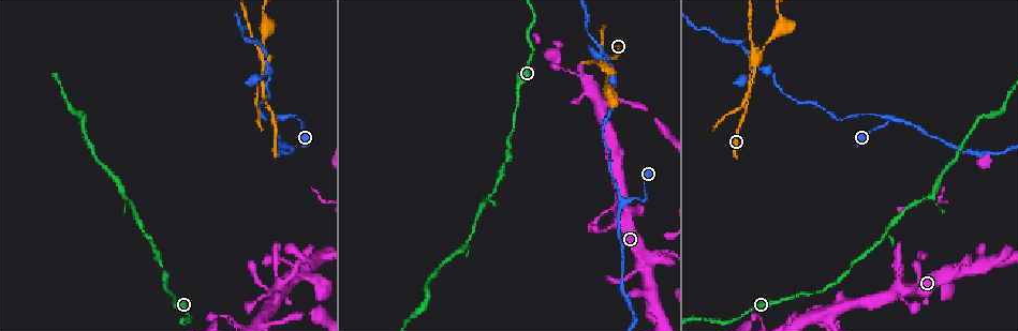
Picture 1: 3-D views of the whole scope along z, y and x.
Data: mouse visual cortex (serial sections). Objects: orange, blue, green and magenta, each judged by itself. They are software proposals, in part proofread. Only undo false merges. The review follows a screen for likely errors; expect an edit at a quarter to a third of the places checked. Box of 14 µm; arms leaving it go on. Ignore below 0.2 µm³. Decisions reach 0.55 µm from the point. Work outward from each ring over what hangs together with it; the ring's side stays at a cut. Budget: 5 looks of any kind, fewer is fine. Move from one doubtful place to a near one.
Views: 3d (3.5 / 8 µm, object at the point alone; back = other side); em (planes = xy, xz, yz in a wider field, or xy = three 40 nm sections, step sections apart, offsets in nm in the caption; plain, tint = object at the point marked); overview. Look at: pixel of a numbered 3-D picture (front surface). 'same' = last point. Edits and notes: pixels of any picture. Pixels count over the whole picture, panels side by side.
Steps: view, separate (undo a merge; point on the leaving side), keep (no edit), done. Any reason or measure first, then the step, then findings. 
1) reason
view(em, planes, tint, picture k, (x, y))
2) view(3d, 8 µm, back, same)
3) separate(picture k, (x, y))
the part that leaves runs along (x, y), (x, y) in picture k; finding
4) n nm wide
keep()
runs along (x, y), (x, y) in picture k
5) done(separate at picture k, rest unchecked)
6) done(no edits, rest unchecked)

thin neck
view(3d, 8 µm, back, picture 1, (573, 74))

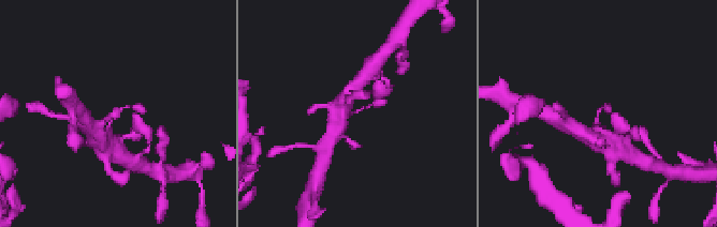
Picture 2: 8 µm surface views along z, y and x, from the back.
arms of 150, 200 nm
view(em, xy, step 1, tint, picture 2, (597, 115))

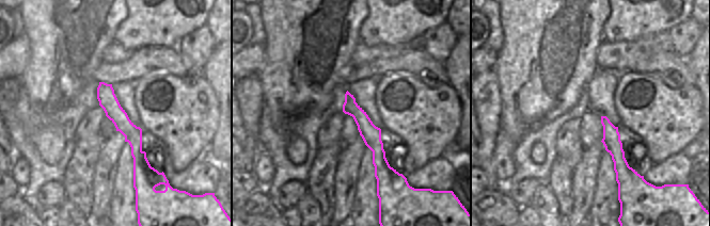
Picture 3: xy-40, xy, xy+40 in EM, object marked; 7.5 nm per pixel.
keep()
runs along (101, 84), (132, 133), (139, 176) in picture 3; all the same cell

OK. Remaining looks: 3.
narrows sharply
view(3d, 3.5 µm, picture 1, (740, 318))

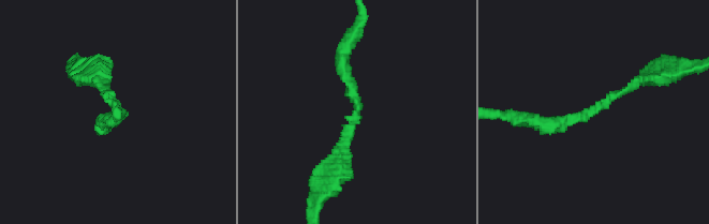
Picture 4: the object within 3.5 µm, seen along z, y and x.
arms of 200, 200 nm; now the EM
view(em, xy, step 1, tint, picture 4, (357, 114))

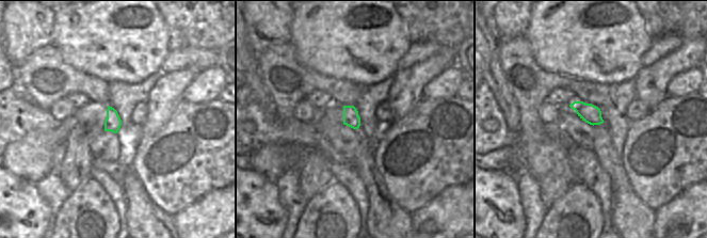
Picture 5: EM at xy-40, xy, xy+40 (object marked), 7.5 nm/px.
keep()
runs along (654, 72), (582, 118), (533, 121) in picture 4; continuous, no second cell

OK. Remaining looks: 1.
done(no edits, rest unchecked)

